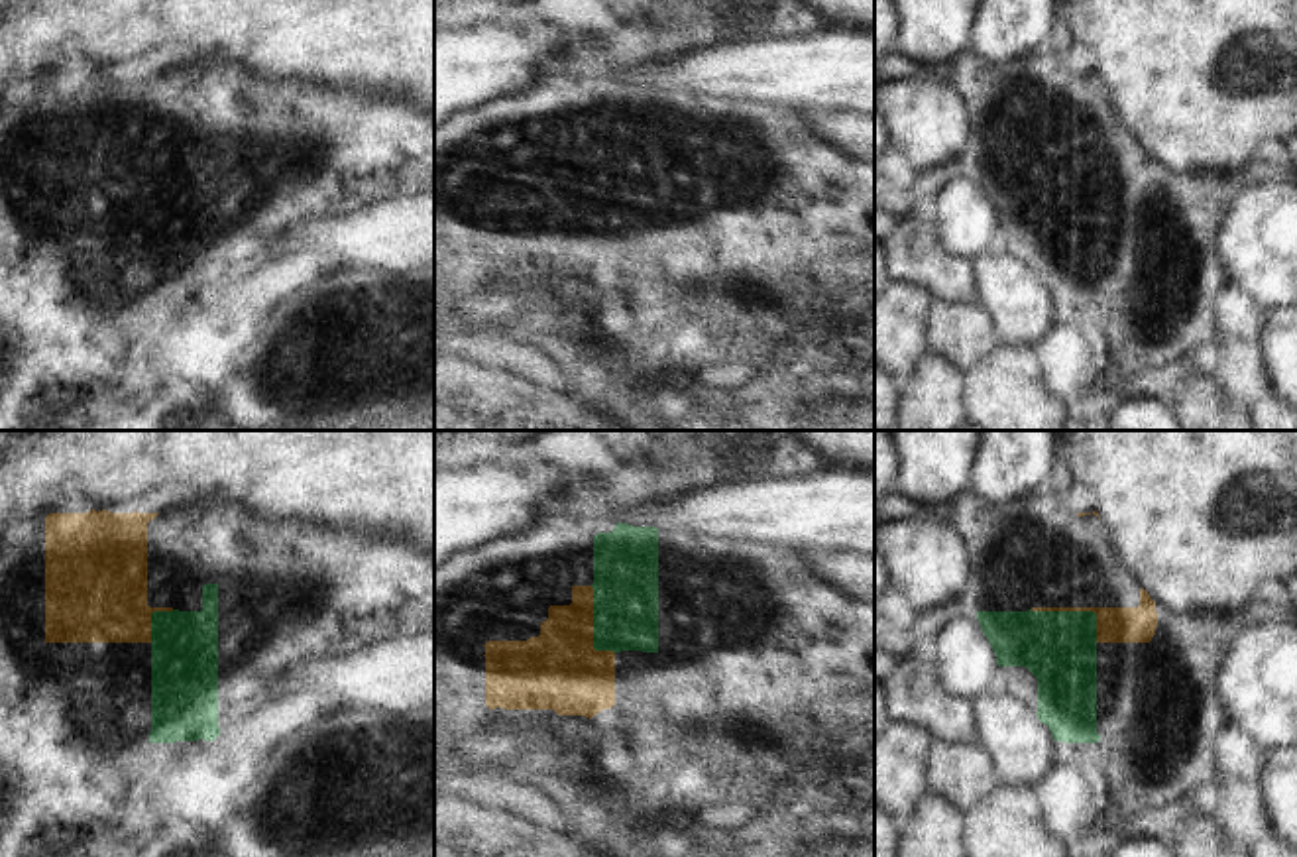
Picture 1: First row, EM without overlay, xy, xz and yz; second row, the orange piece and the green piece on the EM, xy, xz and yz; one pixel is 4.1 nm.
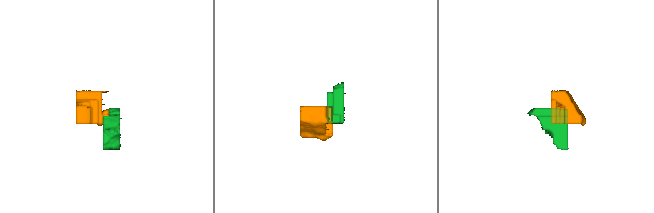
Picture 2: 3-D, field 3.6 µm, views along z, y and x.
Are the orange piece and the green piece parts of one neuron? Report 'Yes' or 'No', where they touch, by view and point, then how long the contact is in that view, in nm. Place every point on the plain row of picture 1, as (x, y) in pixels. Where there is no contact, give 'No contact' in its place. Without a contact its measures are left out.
No. Touches orange at yz (1077, 170). Shared border 300 nm.

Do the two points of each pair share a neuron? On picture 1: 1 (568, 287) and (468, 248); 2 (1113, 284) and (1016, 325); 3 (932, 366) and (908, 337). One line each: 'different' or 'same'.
1: same
2: same
3: different

